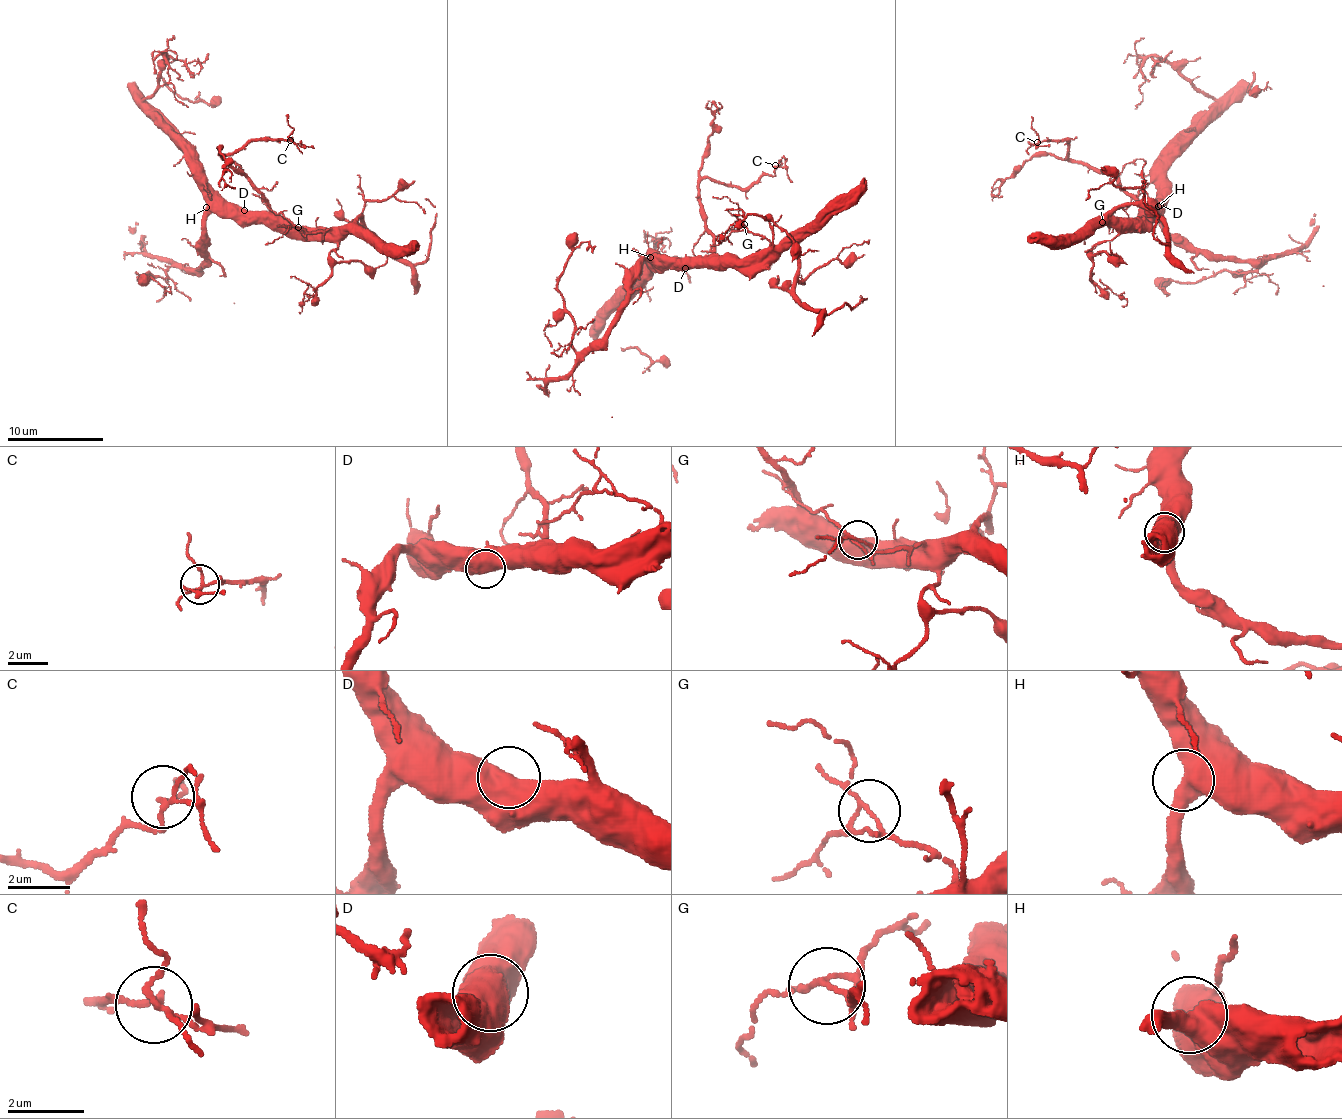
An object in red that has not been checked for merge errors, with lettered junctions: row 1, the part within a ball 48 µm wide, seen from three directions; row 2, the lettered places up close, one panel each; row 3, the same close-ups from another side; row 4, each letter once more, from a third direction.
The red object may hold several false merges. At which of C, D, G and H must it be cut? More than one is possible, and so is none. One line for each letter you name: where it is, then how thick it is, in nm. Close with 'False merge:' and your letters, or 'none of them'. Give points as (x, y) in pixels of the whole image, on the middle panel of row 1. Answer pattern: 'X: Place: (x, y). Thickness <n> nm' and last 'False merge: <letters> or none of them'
False merge: none of them

